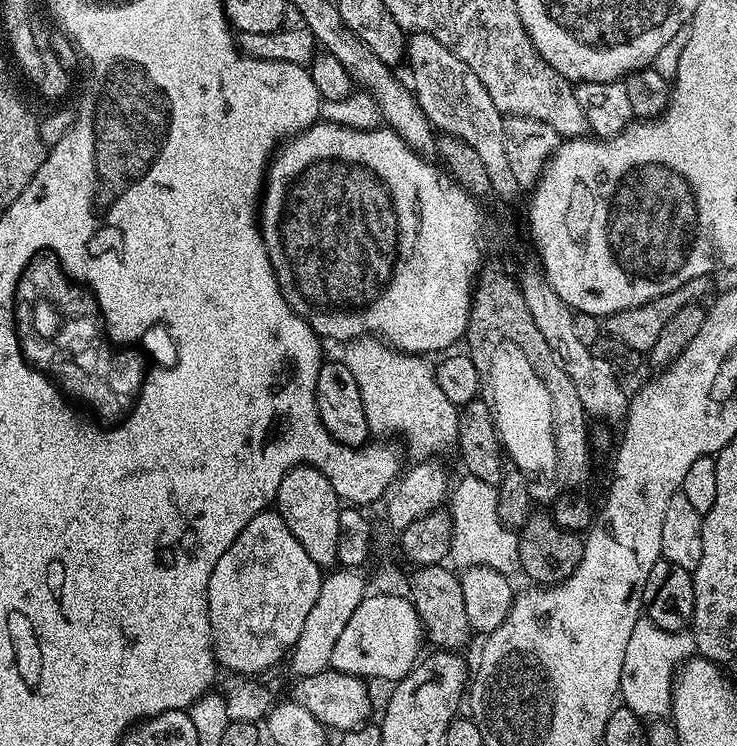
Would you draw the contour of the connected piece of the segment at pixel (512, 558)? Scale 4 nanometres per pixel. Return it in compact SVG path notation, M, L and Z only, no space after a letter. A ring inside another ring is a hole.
M467 474L461 477L457 484L455 481L450 492L452 541L448 554L451 563L460 570L488 567L503 574L511 573L511 568L515 569L520 562L518 558L520 537L513 529L504 525L498 516L497 485L487 484Z

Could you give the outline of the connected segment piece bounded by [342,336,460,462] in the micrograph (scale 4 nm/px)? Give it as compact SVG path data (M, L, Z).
M359 336L357 340L349 340L343 345L344 353L342 353L342 359L344 365L350 370L350 374L354 374L355 381L358 382L358 390L362 393L362 406L366 409L366 422L368 423L369 433L376 438L392 438L388 436L401 436L404 439L404 444L408 447L408 452L417 461L423 462L429 458L440 458L447 448L455 449L457 447L457 440L459 438L458 426L459 416L457 405L450 402L450 398L446 398L446 394L442 394L442 386L438 386L436 381L436 373L433 365L427 364L425 357L420 354L409 354L406 352L397 352L395 348L384 343L383 340L375 336Z

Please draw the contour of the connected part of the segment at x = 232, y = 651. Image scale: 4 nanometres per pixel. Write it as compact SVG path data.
M275 510L259 512L238 534L238 538L218 558L208 583L208 617L212 627L212 651L216 663L221 669L229 668L232 672L240 672L241 677L252 678L256 672L264 672L272 668L280 659L291 653L298 642L298 634L302 634L302 625L318 602L322 569L319 564L302 550L302 542L290 534L290 526L282 522Z

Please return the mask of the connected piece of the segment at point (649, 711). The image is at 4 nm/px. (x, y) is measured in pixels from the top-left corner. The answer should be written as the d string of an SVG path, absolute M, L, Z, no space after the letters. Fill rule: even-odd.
M641 618L630 634L622 660L618 694L623 705L634 710L641 718L665 717L671 711L675 673L684 661L696 653L696 639L690 630L664 631L651 620Z

